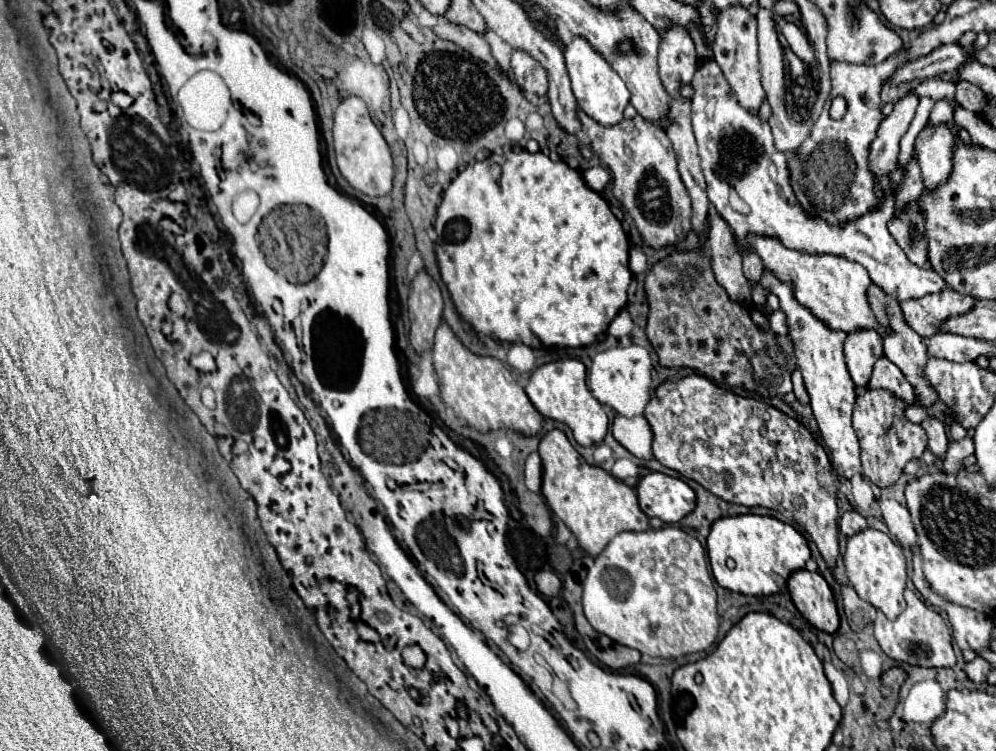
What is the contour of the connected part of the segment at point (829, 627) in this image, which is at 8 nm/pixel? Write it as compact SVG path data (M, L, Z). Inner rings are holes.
M805 569L795 571L789 579L789 595L811 625L831 635L839 629L835 597L821 573L809 573Z

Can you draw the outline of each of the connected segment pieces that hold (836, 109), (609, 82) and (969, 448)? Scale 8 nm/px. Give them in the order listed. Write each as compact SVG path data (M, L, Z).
M835 97L835 99L831 101L831 117L833 117L833 119L841 119L841 117L845 115L845 111L847 111L847 101L845 101L845 97Z
M575 37L565 47L565 65L579 107L603 127L617 125L623 119L623 109L629 103L631 93L621 81L621 77L611 69L611 65L583 37Z
M965 437L961 441L955 441L949 445L947 449L947 457L943 461L943 471L947 473L955 473L959 471L959 467L963 467L963 459L973 455L973 439L971 437Z

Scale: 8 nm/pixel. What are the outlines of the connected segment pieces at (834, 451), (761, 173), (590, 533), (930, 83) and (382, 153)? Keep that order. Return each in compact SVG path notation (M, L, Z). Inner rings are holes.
M763 269L761 281L765 289L775 293L781 303L781 311L787 315L787 327L789 337L795 345L795 357L797 365L803 373L807 393L811 397L811 409L815 415L815 421L819 425L819 433L825 441L825 447L831 453L833 467L839 475L851 479L855 473L861 473L861 461L859 461L859 441L851 427L851 409L855 405L855 385L851 383L851 377L847 375L845 357L843 357L843 343L847 339L847 333L831 329L825 321L817 319L807 307L803 307L795 299L795 285L793 281L781 281L771 271Z
M715 61L701 63L691 85L691 125L699 147L697 153L701 159L701 169L707 181L707 197L739 239L747 235L761 235L777 239L787 249L803 251L809 255L835 255L859 263L867 269L871 281L899 303L947 287L943 279L931 269L921 269L909 263L909 259L903 255L903 249L889 235L887 221L891 219L893 197L887 197L883 211L865 215L863 219L857 219L843 229L831 227L817 217L807 217L799 203L795 203L787 175L787 159L785 153L775 149L769 125L761 121L755 111L739 105L731 85L723 81L721 67ZM731 189L749 205L747 215L735 217L737 213L729 203Z
M553 429L543 435L539 443L539 455L543 463L543 495L551 511L565 521L573 531L579 545L593 557L597 557L607 543L621 531L645 531L649 529L649 517L637 503L635 489L615 479L603 467L589 465L569 443L565 431Z
M931 77L931 79L921 81L913 91L919 97L931 97L933 101L937 101L937 99L953 99L953 95L955 95L955 83Z
M359 97L345 99L335 111L335 153L341 175L349 181L349 185L369 197L387 195L393 187L393 157L391 149L381 135L379 127L371 121L367 113L367 105Z

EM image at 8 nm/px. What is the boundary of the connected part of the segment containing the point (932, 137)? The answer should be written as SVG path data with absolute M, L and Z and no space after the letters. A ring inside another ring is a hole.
M949 125L923 129L915 141L915 153L927 189L937 187L951 173L951 147L953 135Z

